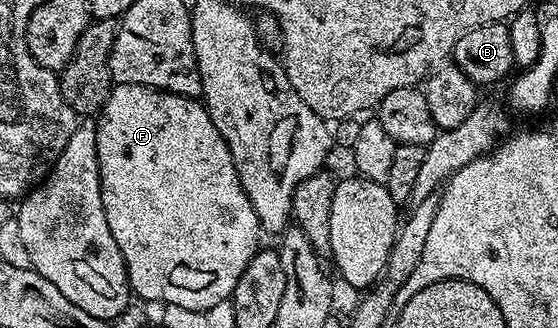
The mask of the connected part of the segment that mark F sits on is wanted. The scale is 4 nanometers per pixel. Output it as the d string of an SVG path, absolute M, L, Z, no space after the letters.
M114 84L113 90L109 92L105 108L101 110L95 124L99 147L103 211L107 215L107 227L111 227L111 235L115 235L115 243L119 243L119 251L123 251L130 290L136 296L138 293L145 301L161 301L162 306L187 307L191 311L203 311L229 301L235 291L235 283L239 283L239 275L243 275L243 267L247 267L247 263L251 263L251 259L257 254L259 248L257 236L262 236L263 230L257 221L255 207L251 207L251 199L247 199L239 183L239 175L235 171L231 151L223 135L219 135L215 123L211 123L211 115L206 111L204 104L192 97L164 93L161 89L152 89L142 85Z

